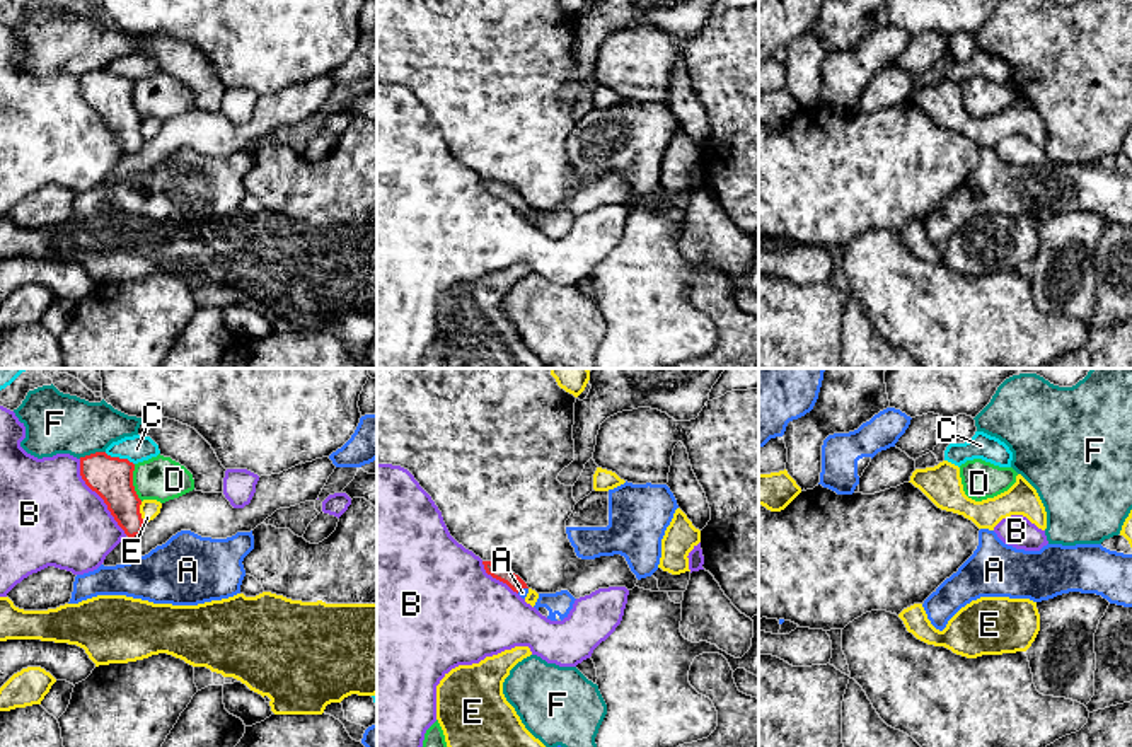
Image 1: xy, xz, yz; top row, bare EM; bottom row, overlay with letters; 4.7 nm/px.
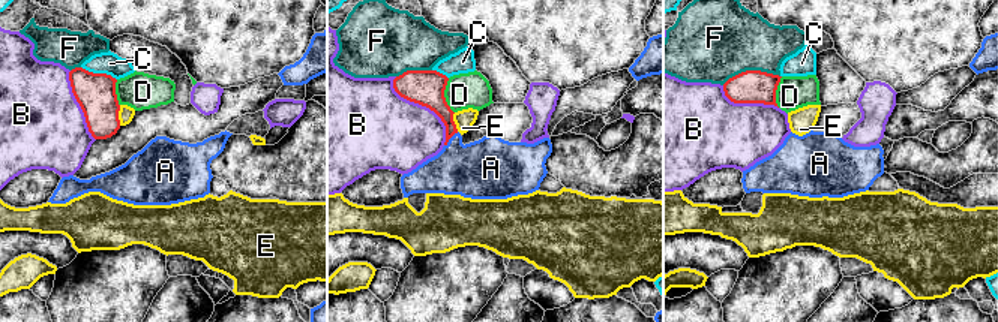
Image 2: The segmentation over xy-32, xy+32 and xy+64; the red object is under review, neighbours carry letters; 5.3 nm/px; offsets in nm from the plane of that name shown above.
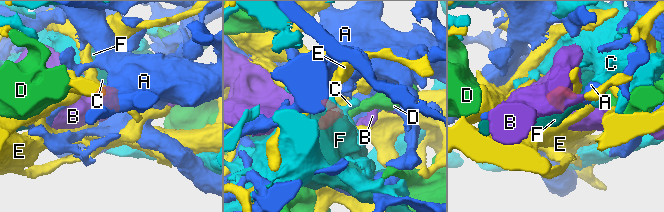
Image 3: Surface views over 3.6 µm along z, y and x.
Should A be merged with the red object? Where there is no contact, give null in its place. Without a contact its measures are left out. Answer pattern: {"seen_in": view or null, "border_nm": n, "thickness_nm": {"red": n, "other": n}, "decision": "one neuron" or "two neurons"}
{"seen_in": "xz", "border_nm": 60, "thickness_nm": {"red": 70, "other": 40}, "decision": "one neuron"}

